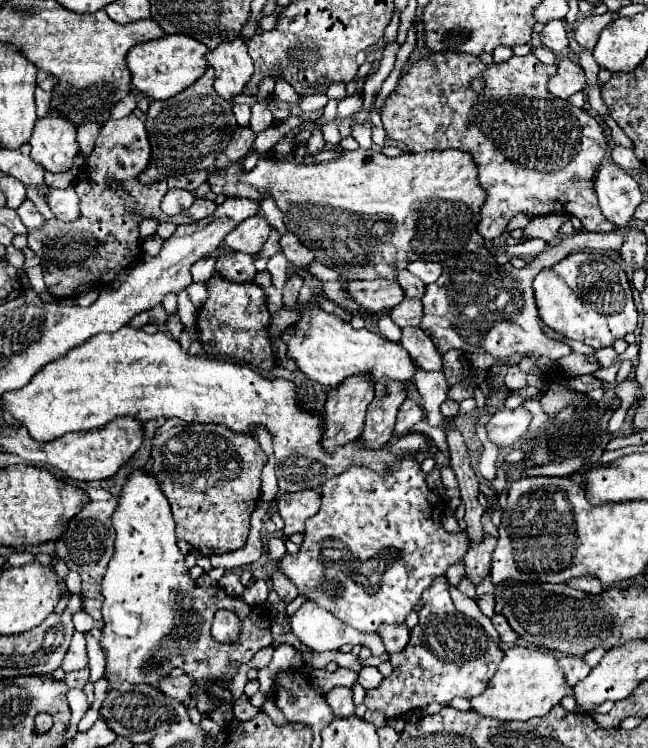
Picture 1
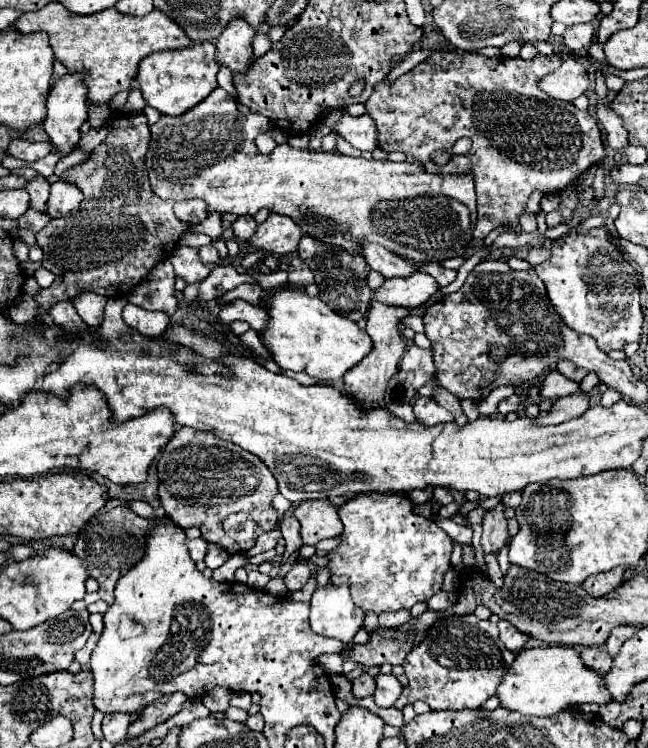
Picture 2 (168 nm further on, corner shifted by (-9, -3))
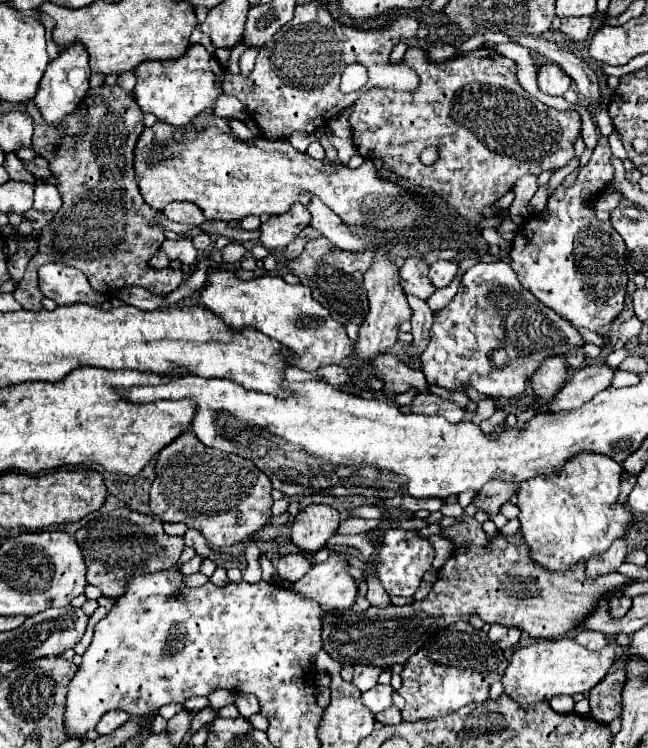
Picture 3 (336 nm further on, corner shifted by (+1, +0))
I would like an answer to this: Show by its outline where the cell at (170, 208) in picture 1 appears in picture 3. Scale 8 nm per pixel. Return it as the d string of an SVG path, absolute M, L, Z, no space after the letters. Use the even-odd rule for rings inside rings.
M172 202L162 210L172 222L178 224L190 224L190 226L200 226L206 222L204 212L196 206L196 204L188 204L188 202Z

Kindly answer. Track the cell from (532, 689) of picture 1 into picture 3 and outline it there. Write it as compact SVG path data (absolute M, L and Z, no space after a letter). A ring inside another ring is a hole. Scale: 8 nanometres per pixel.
M540 640L514 650L512 660L502 678L506 694L510 694L520 706L530 706L532 702L548 702L556 694L576 694L590 692L616 662L616 646L608 642L604 650L590 652L576 640Z

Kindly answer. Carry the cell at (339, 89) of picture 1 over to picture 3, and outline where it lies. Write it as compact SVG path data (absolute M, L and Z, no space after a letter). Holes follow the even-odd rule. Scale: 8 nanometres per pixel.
M346 108L346 110L342 110L336 118L332 118L332 120L328 122L328 126L332 128L332 132L334 132L338 138L352 138L352 130L350 130L350 122L348 122L350 112L352 112L352 108Z

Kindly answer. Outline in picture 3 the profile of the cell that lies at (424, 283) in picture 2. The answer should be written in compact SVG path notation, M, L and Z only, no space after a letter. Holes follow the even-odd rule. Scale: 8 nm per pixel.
M414 254L414 256L408 256L404 260L404 266L400 270L400 276L402 276L402 288L406 294L414 294L422 300L428 300L432 294L434 294L434 286L428 278L428 264L424 262L422 258L424 254Z

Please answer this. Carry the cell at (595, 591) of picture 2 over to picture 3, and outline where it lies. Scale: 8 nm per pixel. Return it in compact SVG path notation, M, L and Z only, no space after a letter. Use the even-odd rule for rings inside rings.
M620 538L620 540L616 540L604 554L592 556L592 558L586 562L586 574L588 574L588 578L614 572L614 570L624 562L626 552L628 552L626 538Z

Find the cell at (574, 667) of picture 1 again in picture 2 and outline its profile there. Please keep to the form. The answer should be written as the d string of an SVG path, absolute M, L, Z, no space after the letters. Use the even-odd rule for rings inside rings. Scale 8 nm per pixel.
M598 647L598 649L582 649L582 651L580 651L580 659L582 659L582 663L584 663L588 669L596 671L598 675L600 675L600 673L606 675L608 669L610 669L610 663L612 663L612 659L610 659L610 655L606 653L604 647Z

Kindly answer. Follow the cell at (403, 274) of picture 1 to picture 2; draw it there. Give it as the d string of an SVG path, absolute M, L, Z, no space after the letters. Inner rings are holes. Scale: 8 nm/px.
M362 243L362 249L364 249L364 259L366 263L382 273L386 279L392 279L392 277L410 277L416 267L412 261L406 261L390 251L386 251L384 247L380 245L374 245L374 243Z

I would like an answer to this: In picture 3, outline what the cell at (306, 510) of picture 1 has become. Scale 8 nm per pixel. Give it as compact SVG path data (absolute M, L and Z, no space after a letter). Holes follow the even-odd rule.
M314 504L314 506L304 508L296 516L296 520L292 524L290 540L306 554L312 554L312 552L318 552L326 546L330 536L336 534L338 524L340 524L338 510L334 510L330 506L316 506Z

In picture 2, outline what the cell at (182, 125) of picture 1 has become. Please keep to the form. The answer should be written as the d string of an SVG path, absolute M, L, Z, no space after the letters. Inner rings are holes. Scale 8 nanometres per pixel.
M220 87L178 117L160 115L160 119L152 125L152 141L146 153L146 171L152 191L162 199L172 201L200 197L208 203L208 213L256 215L262 207L266 207L272 213L294 219L306 235L312 235L326 245L340 247L350 255L362 255L362 241L370 241L414 263L442 263L452 257L468 257L472 231L478 219L472 173L428 173L418 163L392 163L362 157L354 159L338 151L292 149L288 143L278 145L272 155L262 155L256 149L255 138L271 127L270 120L263 115L252 112L242 115L236 99ZM424 241L438 241L434 249L436 259L428 259L432 257L432 247Z

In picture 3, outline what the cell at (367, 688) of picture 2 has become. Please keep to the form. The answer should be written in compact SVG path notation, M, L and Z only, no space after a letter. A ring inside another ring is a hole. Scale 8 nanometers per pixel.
M354 666L354 680L352 684L358 686L362 692L364 690L370 690L372 686L378 684L378 676L384 672L384 670L390 670L388 666Z

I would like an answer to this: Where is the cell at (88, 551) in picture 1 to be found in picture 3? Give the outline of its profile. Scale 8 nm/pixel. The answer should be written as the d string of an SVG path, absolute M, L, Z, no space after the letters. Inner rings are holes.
M118 508L102 516L90 518L76 534L88 566L88 584L102 590L104 596L118 598L126 592L126 582L138 574L162 572L178 566L184 550L180 536L168 536L154 516L132 512L130 508Z

